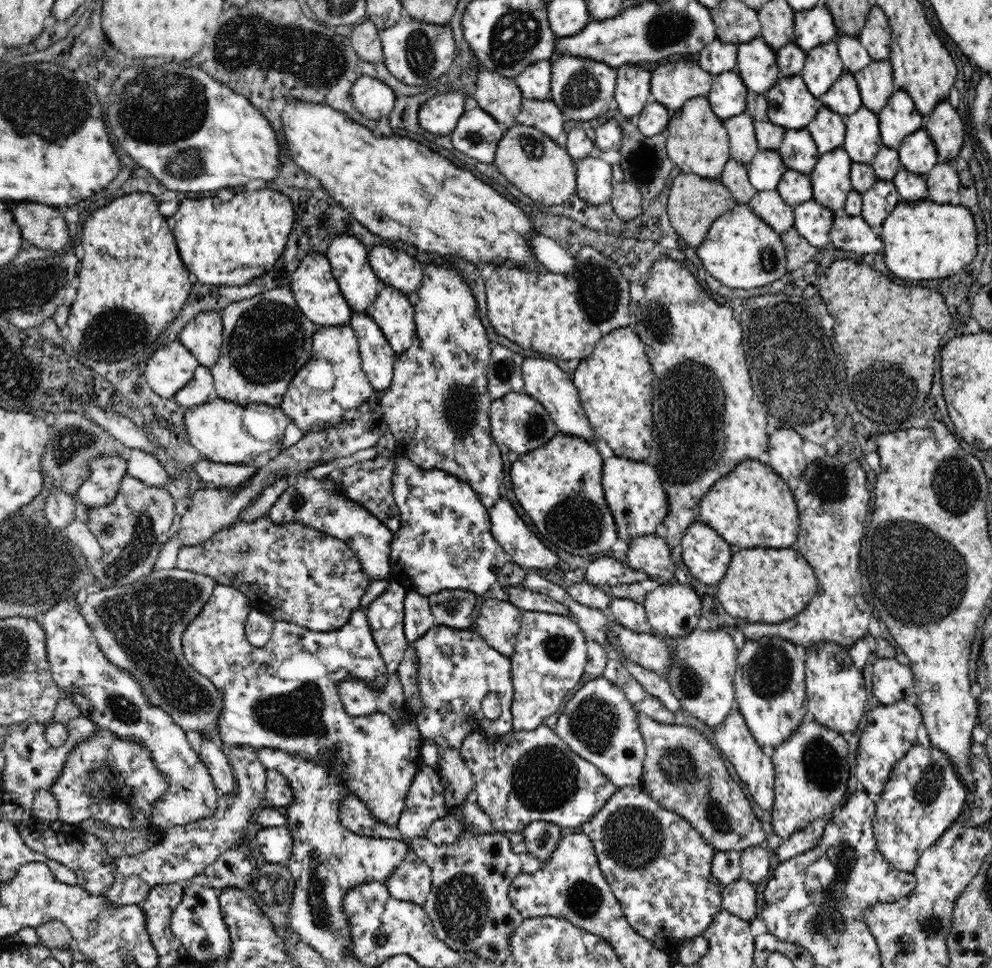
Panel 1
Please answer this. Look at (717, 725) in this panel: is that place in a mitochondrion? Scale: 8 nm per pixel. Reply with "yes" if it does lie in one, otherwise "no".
no

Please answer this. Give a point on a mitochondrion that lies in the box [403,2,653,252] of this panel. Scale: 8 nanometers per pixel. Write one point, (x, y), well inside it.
(516, 32)

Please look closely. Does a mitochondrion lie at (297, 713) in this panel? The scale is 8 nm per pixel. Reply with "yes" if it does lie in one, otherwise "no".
yes

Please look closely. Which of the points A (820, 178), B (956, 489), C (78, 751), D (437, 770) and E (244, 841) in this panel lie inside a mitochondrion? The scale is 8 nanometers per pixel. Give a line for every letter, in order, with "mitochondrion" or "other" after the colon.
A: other
B: mitochondrion
C: other
D: other
E: other

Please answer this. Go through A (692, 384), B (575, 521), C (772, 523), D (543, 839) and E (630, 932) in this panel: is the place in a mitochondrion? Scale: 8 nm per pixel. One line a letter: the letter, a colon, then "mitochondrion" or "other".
A: mitochondrion
B: mitochondrion
C: other
D: mitochondrion
E: other

